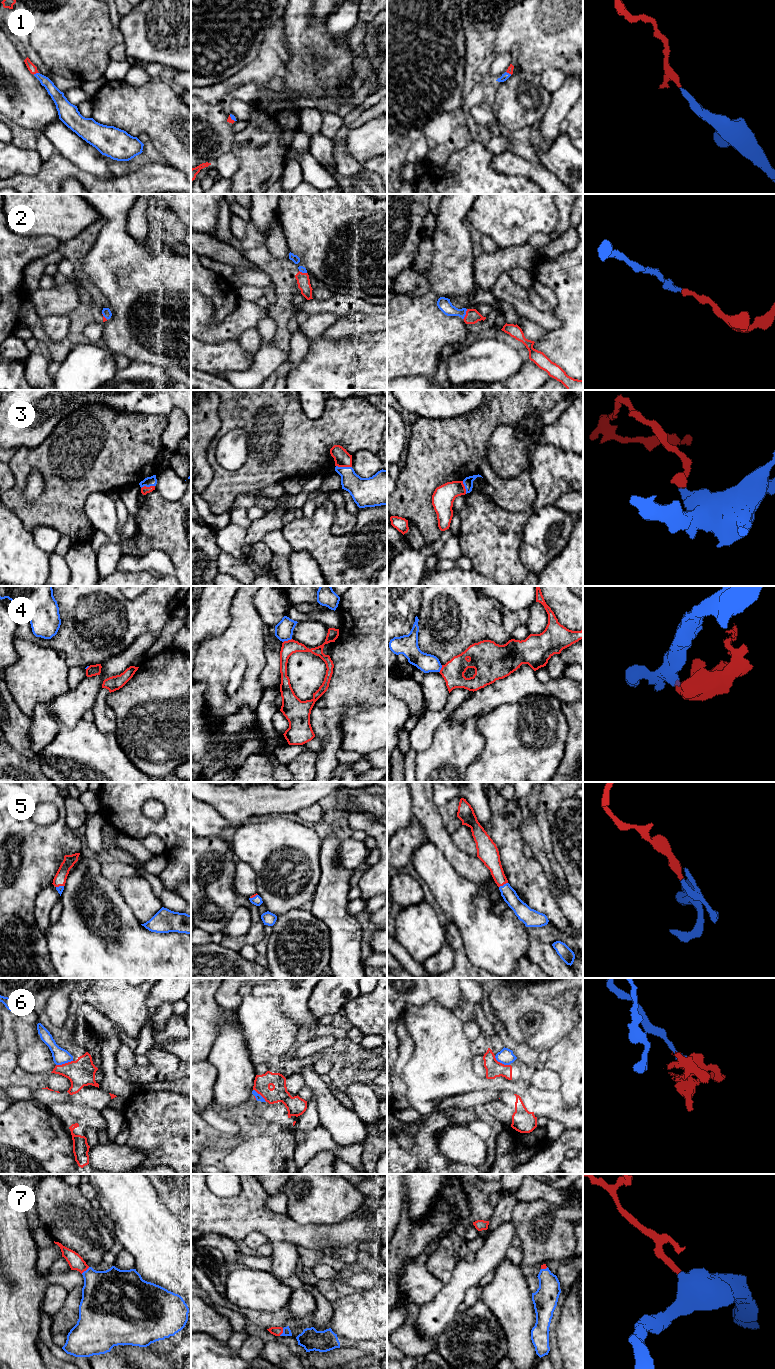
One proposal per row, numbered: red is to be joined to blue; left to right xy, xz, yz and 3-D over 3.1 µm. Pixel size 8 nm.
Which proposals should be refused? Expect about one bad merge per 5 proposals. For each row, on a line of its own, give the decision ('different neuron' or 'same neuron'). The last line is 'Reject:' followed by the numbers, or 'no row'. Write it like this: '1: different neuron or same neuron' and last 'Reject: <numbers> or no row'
1: same neuron
2: same neuron
3: same neuron
4: different neuron
5: same neuron
6: same neuron
7: same neuron
Reject: 4

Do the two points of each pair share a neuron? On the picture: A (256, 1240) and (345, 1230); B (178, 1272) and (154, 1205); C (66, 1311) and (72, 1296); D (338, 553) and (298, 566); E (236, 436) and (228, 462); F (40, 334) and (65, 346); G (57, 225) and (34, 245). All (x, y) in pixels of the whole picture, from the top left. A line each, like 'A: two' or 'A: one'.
A: two
B: one
C: one
D: two
E: one
F: one
G: two

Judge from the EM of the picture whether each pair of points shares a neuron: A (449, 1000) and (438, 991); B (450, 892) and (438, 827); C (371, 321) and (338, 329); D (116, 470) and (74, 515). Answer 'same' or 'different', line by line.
A: same
B: different
C: same
D: same

